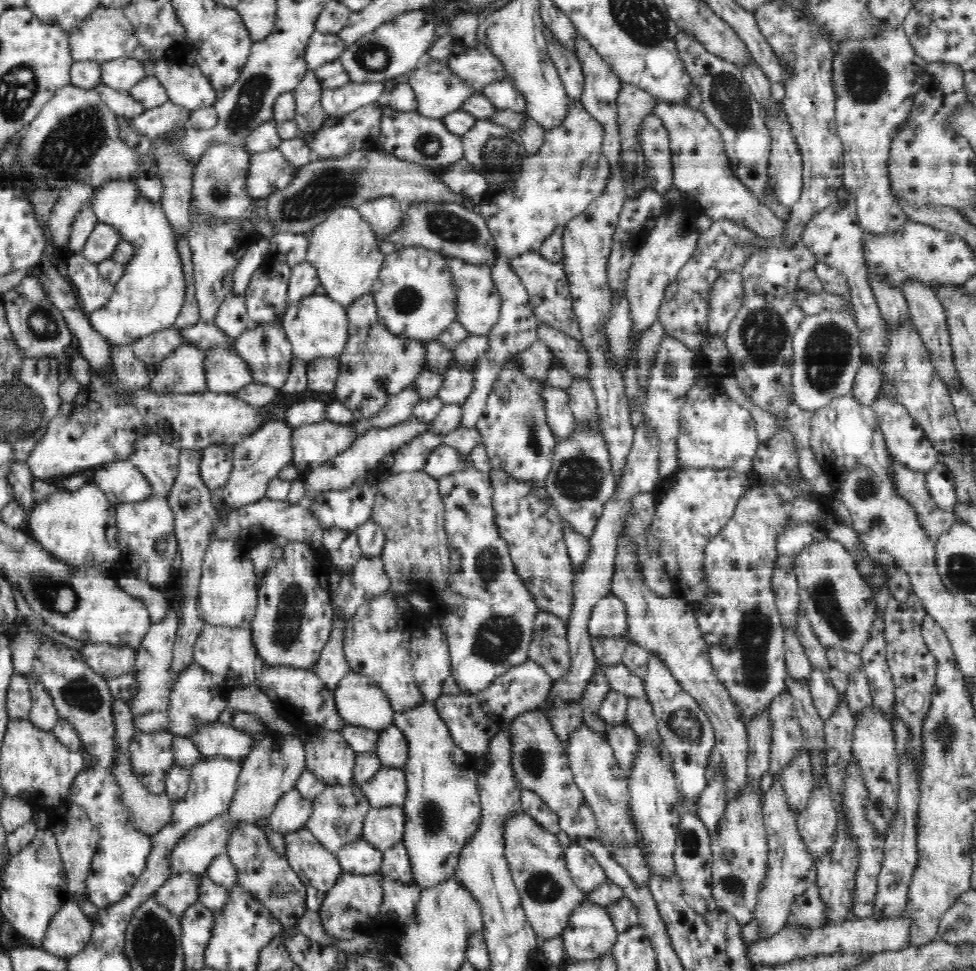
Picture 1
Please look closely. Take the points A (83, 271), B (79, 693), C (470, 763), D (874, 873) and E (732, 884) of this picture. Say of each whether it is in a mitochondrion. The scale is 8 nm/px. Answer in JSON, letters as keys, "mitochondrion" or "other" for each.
{"A":"other","B":"mitochondrion","C":"other","D":"other","E":"mitochondrion"}

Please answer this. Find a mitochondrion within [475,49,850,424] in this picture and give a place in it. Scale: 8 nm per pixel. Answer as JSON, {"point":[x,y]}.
{"point":[762,334]}

